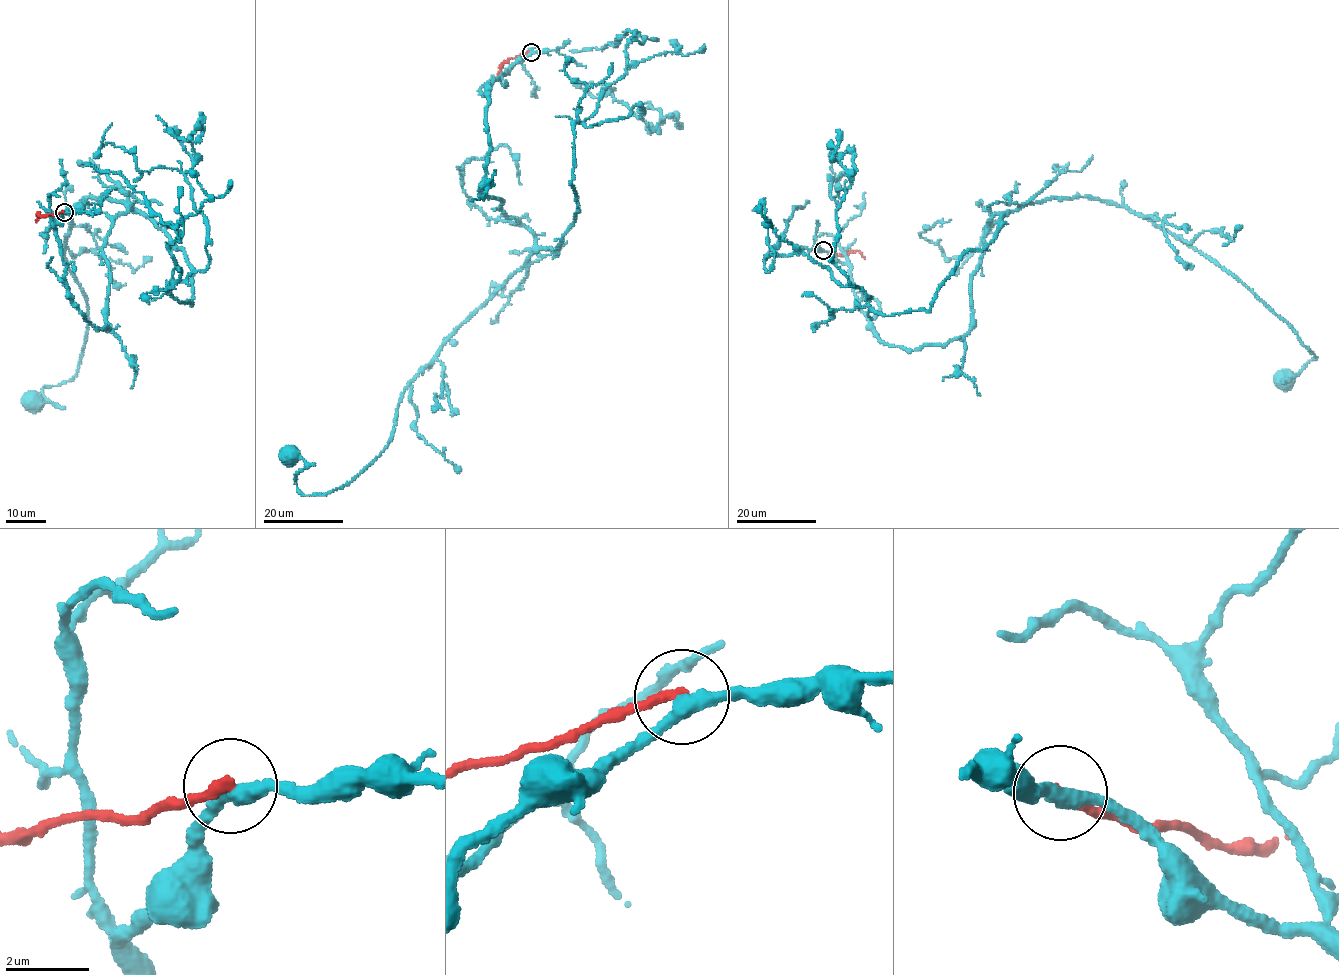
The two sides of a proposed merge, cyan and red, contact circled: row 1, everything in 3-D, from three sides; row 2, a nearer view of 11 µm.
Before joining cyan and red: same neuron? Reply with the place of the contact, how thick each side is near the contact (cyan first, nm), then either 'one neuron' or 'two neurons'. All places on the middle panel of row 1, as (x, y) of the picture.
place (531, 52); calibres 340 and 240 nm; two neurons

